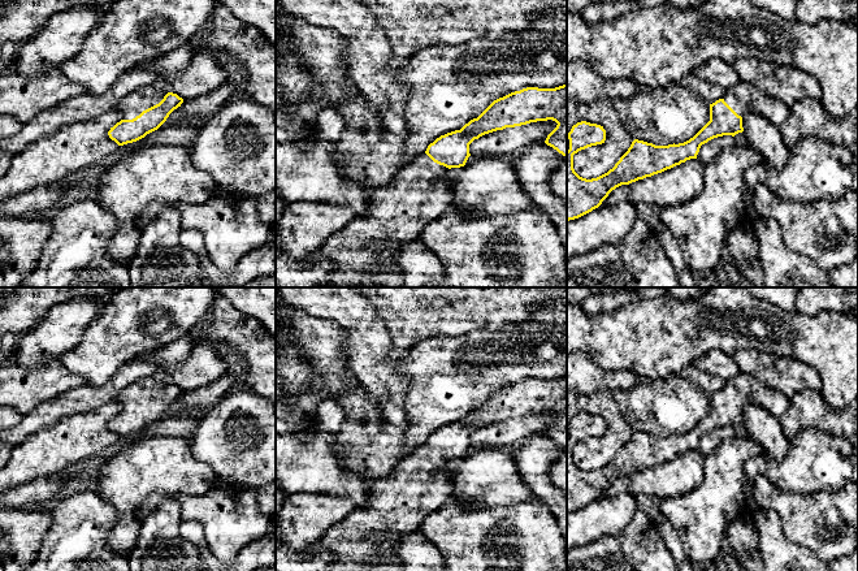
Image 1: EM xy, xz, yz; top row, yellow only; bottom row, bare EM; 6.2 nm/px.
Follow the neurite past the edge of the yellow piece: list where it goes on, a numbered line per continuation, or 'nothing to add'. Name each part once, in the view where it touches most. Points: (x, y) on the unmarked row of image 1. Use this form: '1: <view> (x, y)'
1: xy (134, 394)

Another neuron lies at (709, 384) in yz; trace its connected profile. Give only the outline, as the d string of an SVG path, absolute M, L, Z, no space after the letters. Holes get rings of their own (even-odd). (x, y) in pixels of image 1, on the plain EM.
M694 364L688 365L680 375L693 385L698 386L708 397L723 390L727 382L719 376L703 372Z

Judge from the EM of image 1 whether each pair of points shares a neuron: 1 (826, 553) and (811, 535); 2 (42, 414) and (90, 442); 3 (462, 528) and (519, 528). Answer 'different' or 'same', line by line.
1: same
2: different
3: same

